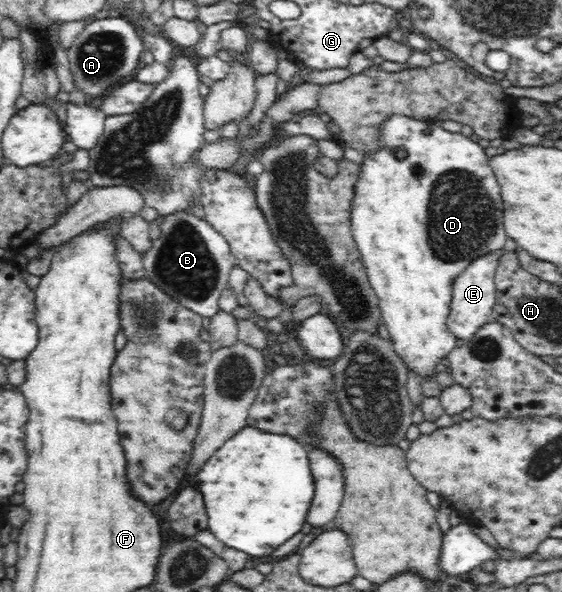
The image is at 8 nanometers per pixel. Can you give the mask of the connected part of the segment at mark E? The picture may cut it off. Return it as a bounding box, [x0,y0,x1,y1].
[446,249,505,341]

